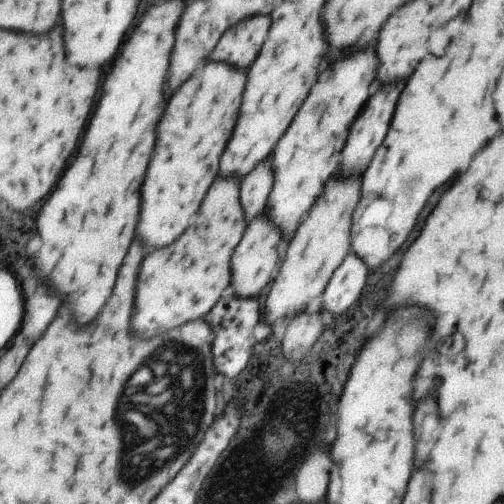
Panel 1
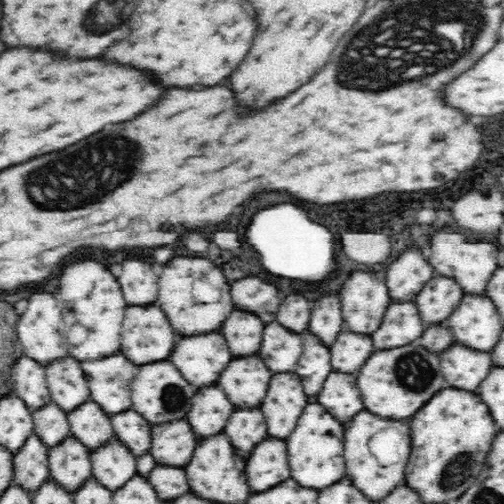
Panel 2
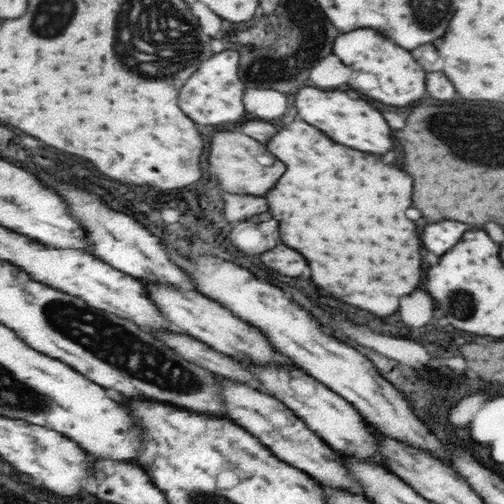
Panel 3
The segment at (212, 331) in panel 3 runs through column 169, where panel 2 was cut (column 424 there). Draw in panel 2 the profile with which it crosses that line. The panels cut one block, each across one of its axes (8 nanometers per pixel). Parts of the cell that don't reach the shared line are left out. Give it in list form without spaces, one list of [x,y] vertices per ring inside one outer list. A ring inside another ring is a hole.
[[[436,274],[424,284],[418,298],[414,300],[420,308],[420,316],[432,324],[444,324],[458,304],[464,300],[464,288],[452,276]]]

